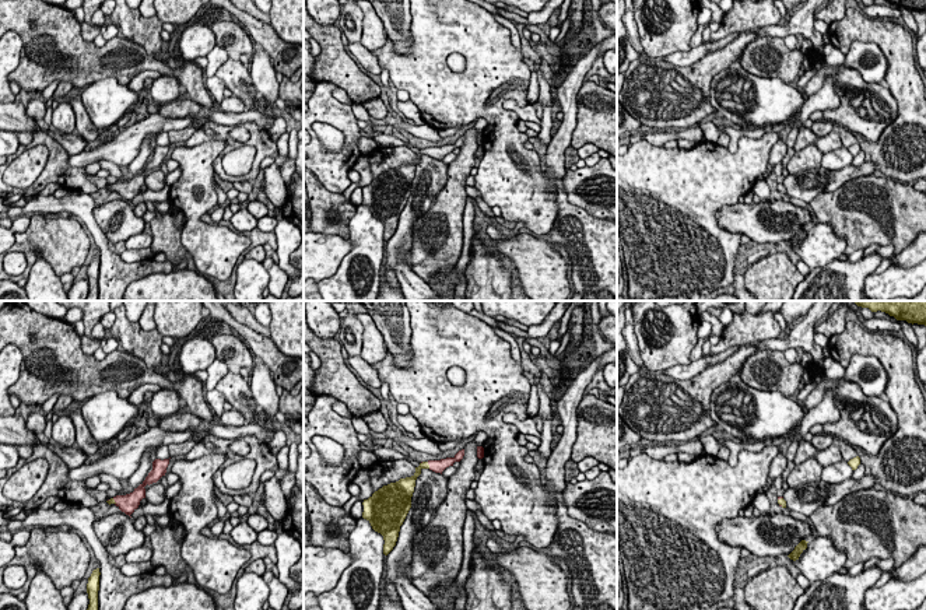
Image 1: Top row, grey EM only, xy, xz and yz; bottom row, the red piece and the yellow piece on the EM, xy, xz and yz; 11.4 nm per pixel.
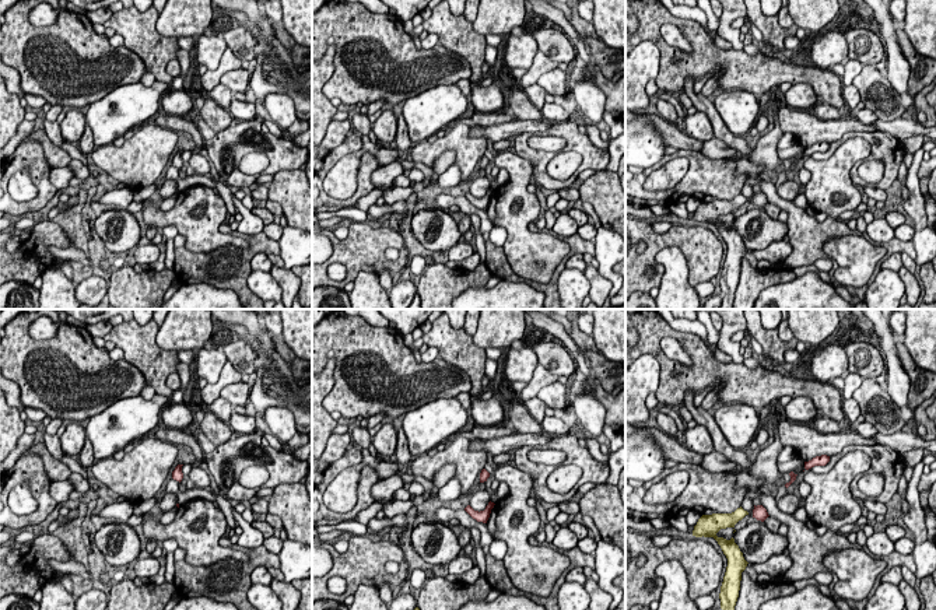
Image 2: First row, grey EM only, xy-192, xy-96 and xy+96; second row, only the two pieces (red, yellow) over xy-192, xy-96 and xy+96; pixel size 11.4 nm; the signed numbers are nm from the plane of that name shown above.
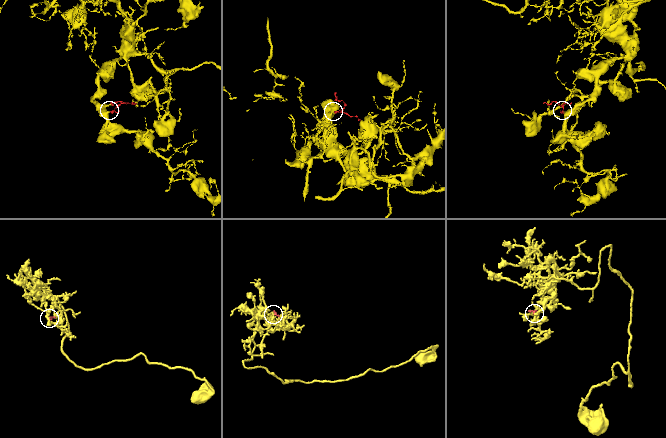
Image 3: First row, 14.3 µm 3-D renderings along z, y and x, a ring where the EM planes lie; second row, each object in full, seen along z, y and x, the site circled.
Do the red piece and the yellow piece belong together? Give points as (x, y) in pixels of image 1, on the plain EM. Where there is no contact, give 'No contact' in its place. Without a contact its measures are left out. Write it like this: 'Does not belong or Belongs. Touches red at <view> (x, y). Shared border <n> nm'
Belongs. Touches red at xz (428, 150). Shared border 90 nm

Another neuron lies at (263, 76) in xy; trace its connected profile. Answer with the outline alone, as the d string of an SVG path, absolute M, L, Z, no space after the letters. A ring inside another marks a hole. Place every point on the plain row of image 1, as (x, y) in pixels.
M257 43L252 53L252 62L249 64L249 73L253 87L262 99L262 104L267 109L274 109L274 104L280 97L280 83L276 77L273 60L269 53Z

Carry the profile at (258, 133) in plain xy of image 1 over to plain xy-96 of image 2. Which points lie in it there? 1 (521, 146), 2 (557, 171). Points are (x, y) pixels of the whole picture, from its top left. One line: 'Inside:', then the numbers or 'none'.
Inside: 1

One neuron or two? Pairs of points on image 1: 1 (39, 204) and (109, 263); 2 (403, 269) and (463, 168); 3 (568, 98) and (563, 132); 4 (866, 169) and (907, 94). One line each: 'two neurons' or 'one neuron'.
1: one neuron
2: two neurons
3: one neuron
4: two neurons

